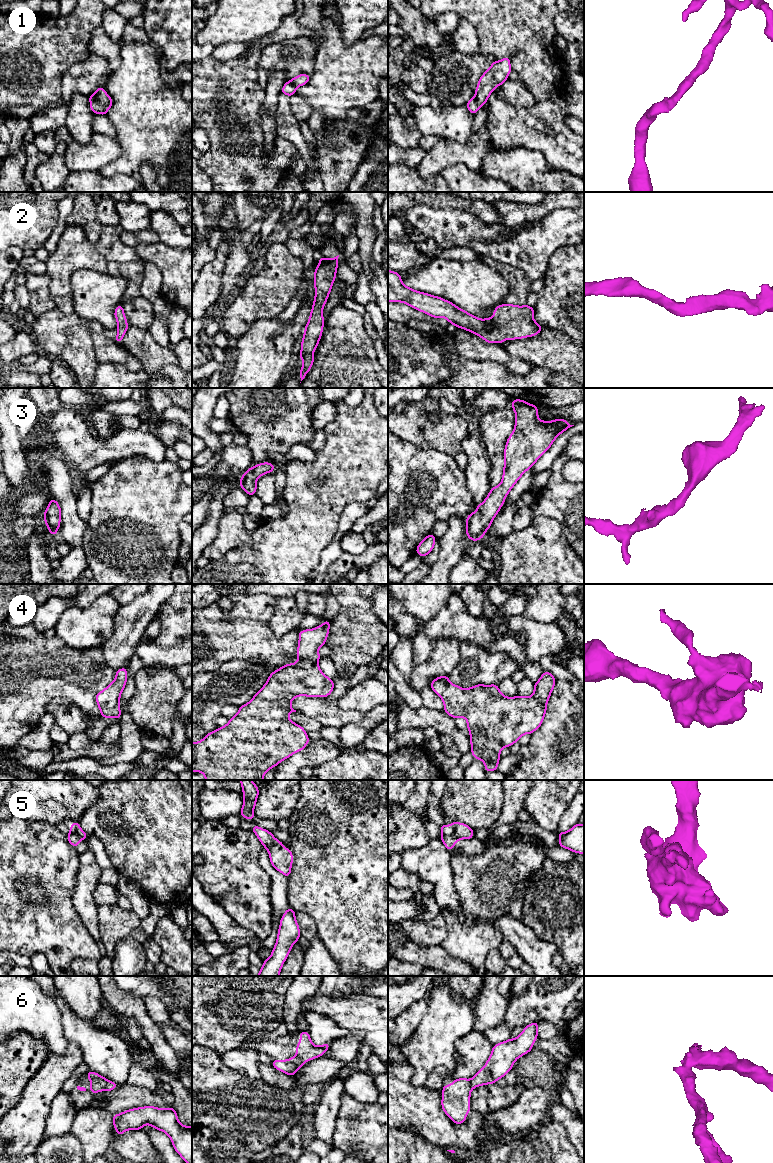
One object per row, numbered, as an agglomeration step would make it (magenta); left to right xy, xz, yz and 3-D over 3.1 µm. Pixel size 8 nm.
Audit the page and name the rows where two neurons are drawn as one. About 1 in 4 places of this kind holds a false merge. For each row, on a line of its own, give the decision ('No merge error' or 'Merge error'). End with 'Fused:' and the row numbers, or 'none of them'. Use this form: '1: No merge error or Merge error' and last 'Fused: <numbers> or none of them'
1: No merge error
2: No merge error
3: No merge error
4: No merge error
5: Merge error
6: Merge error
Fused: 5, 6

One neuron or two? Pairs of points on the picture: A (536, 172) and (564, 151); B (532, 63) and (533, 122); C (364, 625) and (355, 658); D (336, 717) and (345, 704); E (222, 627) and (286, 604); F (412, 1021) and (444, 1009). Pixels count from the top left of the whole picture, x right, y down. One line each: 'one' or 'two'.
A: two
B: two
C: one
D: two
E: two
F: two

